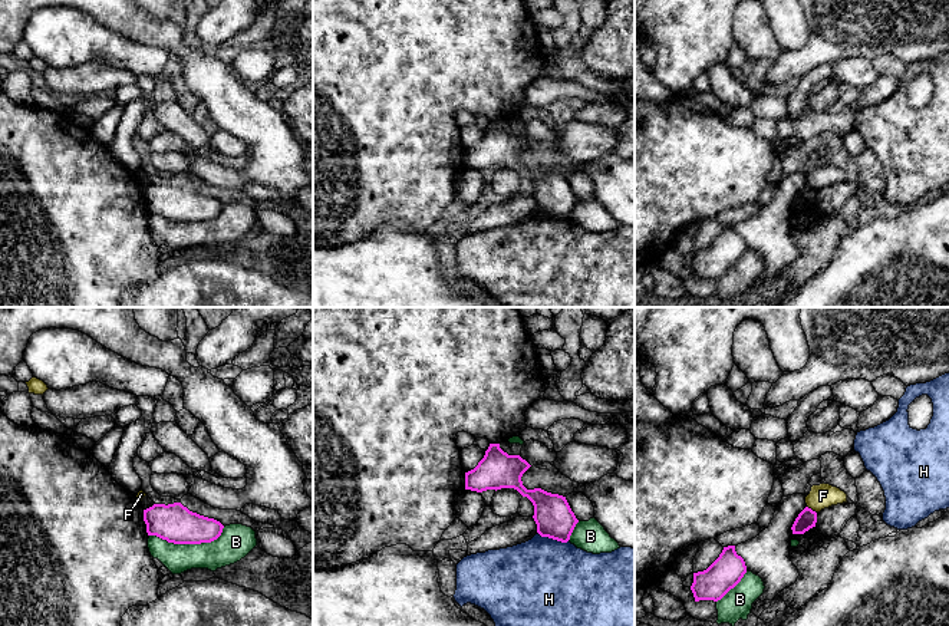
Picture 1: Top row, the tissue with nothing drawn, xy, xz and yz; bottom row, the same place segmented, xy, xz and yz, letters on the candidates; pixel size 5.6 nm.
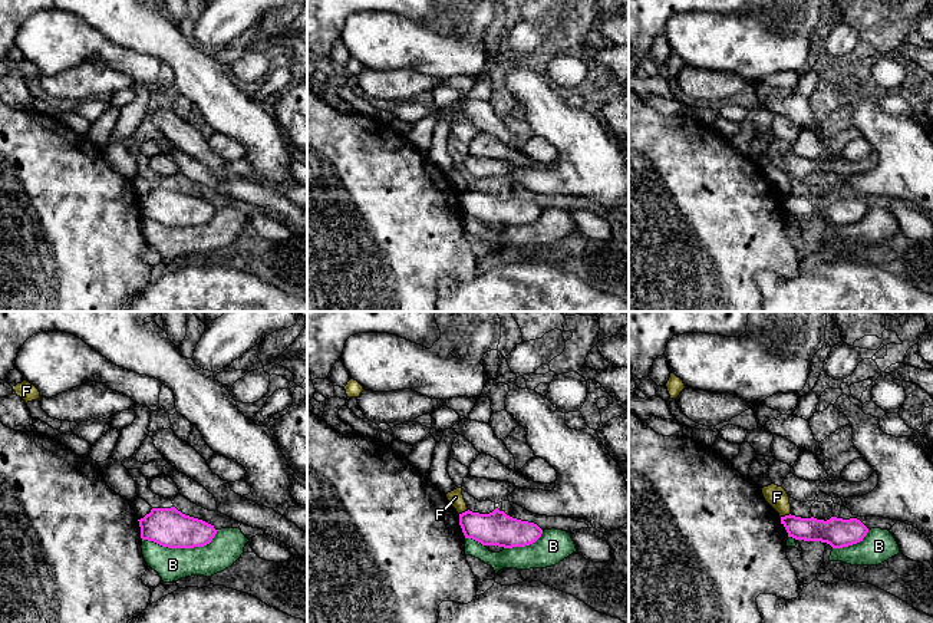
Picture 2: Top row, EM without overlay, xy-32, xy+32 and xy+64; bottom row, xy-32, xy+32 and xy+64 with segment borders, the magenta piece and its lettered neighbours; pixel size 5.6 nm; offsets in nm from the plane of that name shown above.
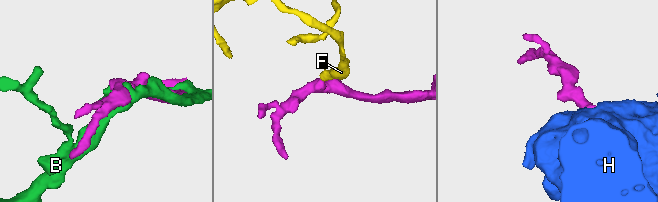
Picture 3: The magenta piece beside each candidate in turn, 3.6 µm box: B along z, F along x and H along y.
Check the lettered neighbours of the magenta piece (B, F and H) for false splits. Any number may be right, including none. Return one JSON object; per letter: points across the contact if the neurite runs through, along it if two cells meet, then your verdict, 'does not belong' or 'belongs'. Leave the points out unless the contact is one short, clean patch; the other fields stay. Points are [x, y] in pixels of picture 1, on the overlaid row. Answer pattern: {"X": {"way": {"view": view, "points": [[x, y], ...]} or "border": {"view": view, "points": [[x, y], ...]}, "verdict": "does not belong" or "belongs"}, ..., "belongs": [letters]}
{"B": {"verdict": "does not belong"}, "F": {"border": {"view": "yz", "points": [[807, 506], [816, 513]]}, "verdict": "does not belong"}, "H": {"verdict": "does not belong"}, "belongs": []}

